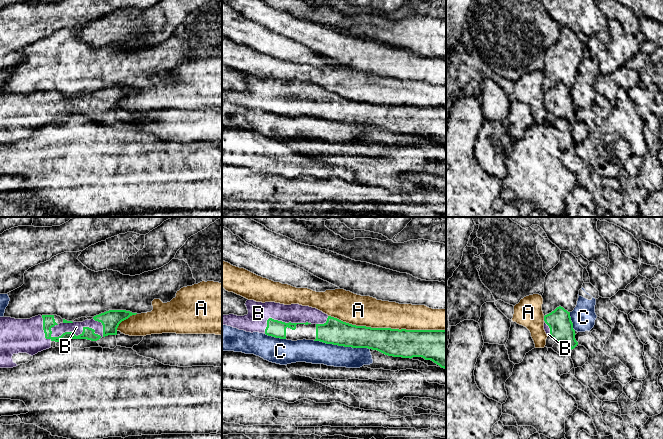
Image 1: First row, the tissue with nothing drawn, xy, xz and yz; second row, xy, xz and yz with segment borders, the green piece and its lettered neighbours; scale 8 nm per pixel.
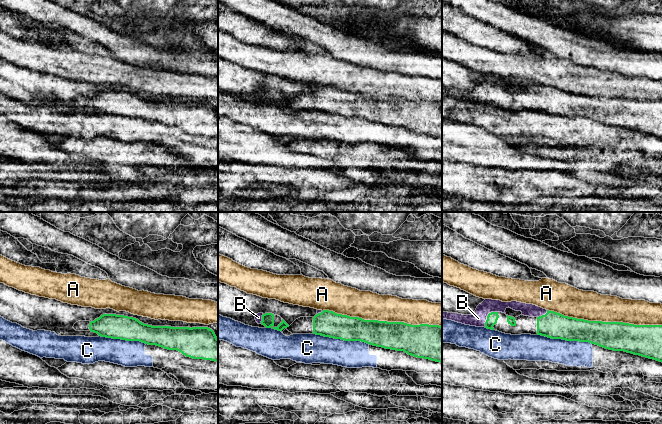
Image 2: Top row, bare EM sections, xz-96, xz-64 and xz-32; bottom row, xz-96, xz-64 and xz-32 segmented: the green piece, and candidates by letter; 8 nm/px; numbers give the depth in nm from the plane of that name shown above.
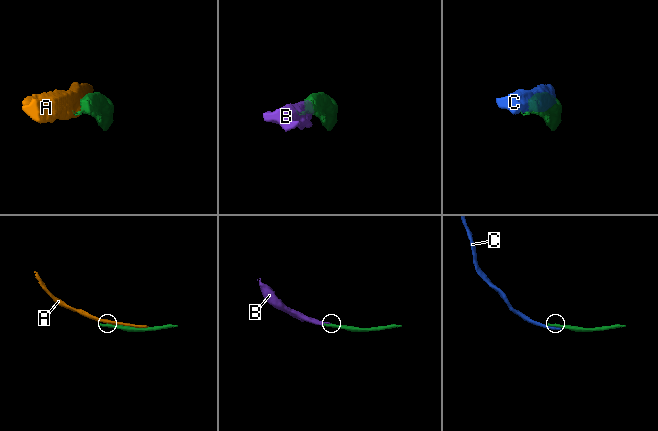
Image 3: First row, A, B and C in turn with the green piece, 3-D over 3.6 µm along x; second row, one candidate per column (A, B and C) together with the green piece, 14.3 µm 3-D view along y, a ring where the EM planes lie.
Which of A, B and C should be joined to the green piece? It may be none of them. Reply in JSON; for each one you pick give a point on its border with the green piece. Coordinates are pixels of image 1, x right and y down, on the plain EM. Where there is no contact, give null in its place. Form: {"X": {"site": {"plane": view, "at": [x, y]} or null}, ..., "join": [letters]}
{"B": {"site": {"plane": "xy", "at": [66, 108]}}, "join": ["B"]}

